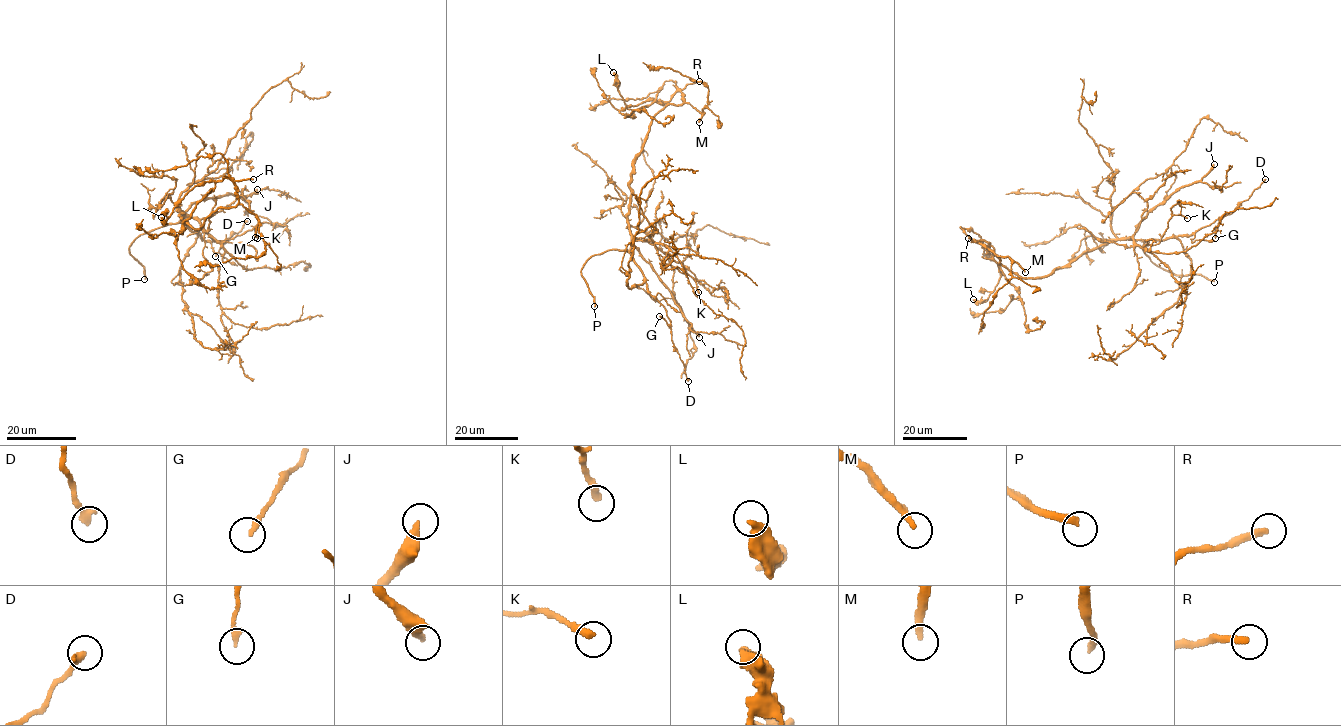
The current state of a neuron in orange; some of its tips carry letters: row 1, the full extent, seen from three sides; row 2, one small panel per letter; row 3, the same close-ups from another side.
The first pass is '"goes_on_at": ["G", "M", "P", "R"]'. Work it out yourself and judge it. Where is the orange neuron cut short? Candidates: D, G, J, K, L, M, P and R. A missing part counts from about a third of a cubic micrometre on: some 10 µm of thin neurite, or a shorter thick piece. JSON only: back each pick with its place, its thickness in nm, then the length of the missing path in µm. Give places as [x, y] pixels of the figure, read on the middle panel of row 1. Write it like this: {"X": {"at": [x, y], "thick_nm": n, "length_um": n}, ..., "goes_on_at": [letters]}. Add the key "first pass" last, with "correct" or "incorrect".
{"J": {"at": [699, 337], "thick_nm": 320, "length_um": 30}, "M": {"at": [699, 122], "thick_nm": 280, "length_um": 45}, "P": {"at": [594, 306], "thick_nm": 280, "length_um": 30}, "R": {"at": [699, 81], "thick_nm": 280, "length_um": 35}, "goes_on_at": ["J", "M", "P", "R"], "first pass": "incorrect"}

